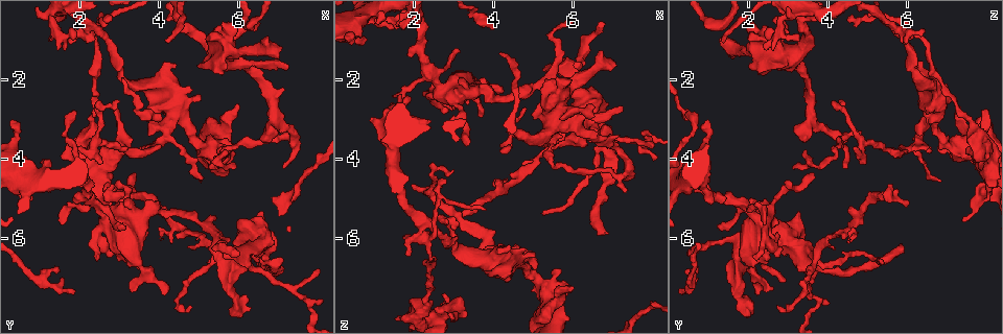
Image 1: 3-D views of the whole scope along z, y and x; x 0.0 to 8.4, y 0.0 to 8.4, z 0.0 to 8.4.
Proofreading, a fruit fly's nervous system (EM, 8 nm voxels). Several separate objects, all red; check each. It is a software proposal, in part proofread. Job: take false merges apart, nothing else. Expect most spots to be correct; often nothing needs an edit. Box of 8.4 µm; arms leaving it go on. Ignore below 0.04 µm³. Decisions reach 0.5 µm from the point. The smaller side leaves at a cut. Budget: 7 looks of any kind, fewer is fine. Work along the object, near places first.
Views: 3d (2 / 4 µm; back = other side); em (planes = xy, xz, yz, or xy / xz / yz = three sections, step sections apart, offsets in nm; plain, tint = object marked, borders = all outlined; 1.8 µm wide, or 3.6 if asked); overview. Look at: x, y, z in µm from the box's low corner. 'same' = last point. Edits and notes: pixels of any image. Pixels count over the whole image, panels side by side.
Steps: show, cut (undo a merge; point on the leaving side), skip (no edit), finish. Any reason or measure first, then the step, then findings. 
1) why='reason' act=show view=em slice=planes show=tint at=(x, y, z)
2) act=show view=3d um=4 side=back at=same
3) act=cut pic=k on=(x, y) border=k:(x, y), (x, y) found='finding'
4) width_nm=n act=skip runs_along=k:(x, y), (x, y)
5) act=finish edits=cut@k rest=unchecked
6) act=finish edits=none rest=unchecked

why='sharp bend' act=show view=3d um=4 side=back at=(5.50, 5.95, 1.70)

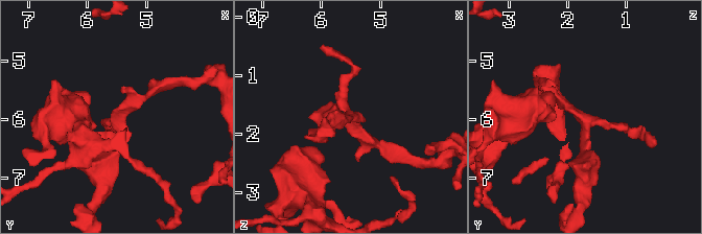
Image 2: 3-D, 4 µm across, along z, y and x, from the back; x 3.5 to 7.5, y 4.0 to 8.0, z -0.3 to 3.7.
act=show view=em slice=planes show=tint at=(5.50, 5.95, 1.75)

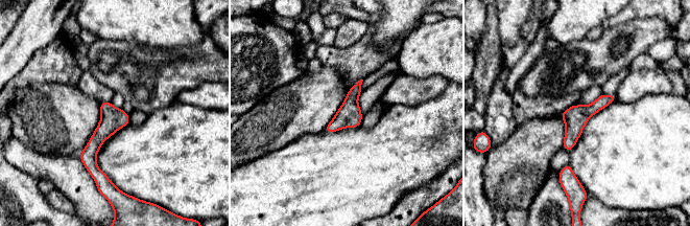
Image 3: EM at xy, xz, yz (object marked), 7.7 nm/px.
act=skip runs_along=3:(109, 105), (91, 149), (101, 177) found='one neuron here'

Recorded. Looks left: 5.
why='branch point' act=show view=em slice=planes show=tint at=(5.45, 3.60, 7.50)

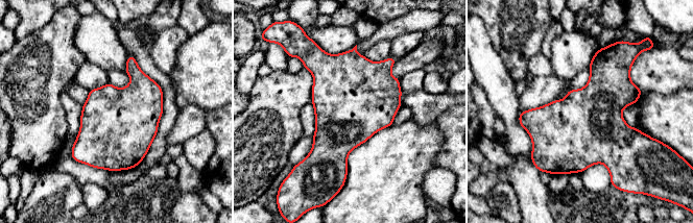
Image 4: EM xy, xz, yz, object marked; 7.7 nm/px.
width_nm=550 act=skip found='all the same neuron'

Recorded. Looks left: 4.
why='sharp bend' act=show view=3d um=2 at=(7.35, 3.55, 4.30)

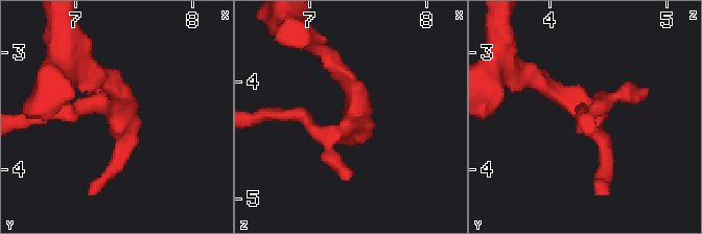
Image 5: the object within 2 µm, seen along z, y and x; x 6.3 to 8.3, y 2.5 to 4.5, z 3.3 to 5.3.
why='need the tissue' act=show view=em slice=planes show=plain at=(7.36, 3.52, 4.34)

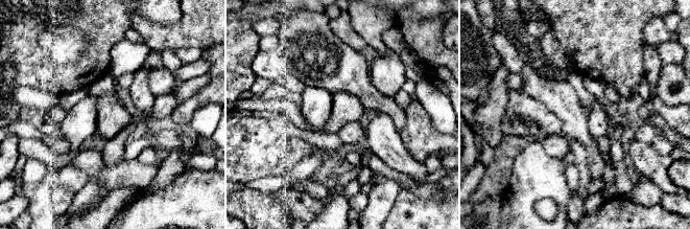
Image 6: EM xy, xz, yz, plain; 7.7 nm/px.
act=show view=em slice=planes show=tint at=same

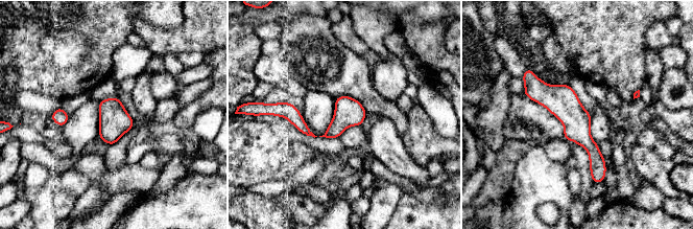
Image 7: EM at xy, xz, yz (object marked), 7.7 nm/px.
act=skip runs_along=7:(531, 76), (591, 145), (594, 178) found='continuous, no second neuron'

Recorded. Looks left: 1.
act=finish edits=none rest=unchecked

